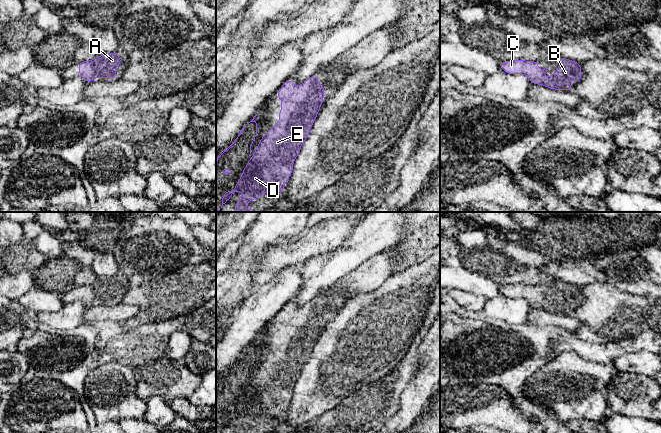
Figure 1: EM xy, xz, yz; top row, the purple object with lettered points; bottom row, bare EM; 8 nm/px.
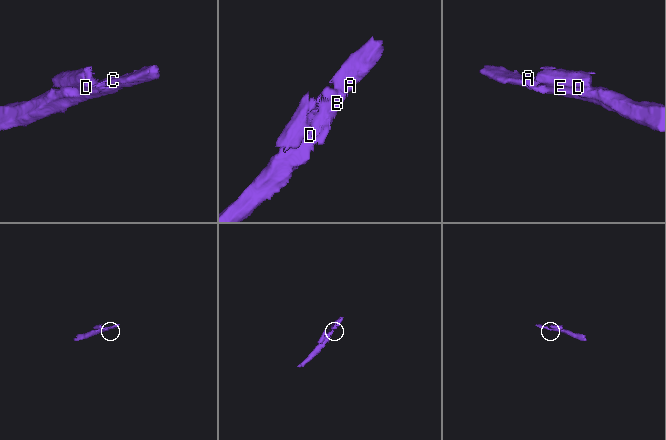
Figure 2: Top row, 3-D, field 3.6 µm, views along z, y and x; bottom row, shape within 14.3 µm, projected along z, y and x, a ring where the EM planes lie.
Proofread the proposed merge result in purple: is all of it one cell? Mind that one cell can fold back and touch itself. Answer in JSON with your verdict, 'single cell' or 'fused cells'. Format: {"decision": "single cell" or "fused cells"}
{"decision": "single cell"}

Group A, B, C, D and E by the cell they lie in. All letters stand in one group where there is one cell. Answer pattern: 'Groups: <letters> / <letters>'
Groups: A B C D E

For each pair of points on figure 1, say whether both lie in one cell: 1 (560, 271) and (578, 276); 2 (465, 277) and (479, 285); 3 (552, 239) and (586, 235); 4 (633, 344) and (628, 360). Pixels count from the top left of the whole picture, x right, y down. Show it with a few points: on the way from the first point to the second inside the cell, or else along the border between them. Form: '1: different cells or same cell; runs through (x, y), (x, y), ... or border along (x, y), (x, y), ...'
1: same cell; runs through (564, 271), (574, 272)
2: same cell; runs through (468, 280), (476, 283)
3: same cell; runs through (560, 237), (578, 237)
4: different cells; border along (650, 351), (636, 350), (621, 356)

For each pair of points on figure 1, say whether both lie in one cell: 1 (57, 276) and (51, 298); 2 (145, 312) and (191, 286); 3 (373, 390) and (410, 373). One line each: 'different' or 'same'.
1: different
2: same
3: same

